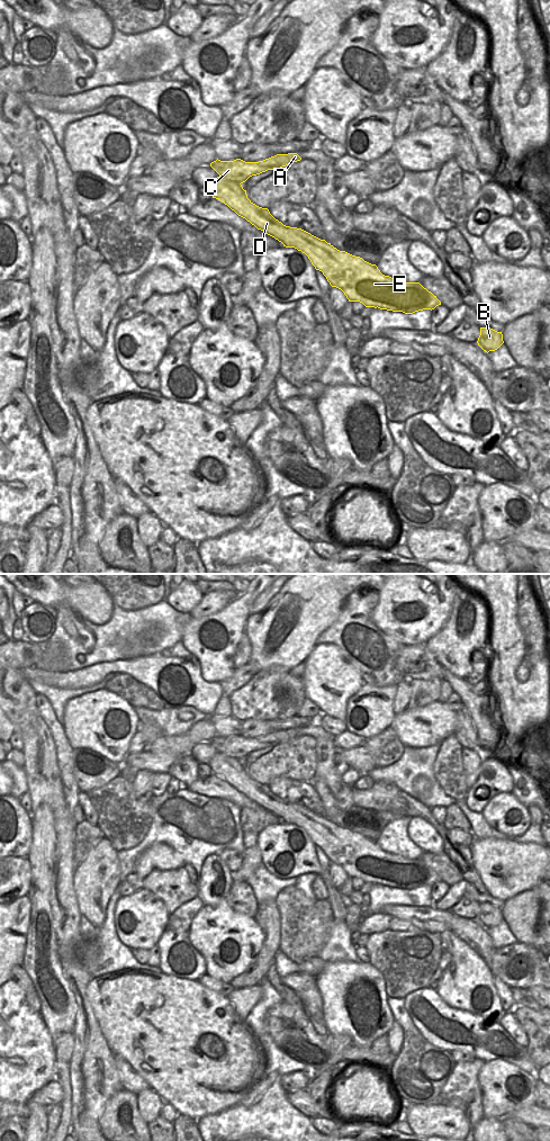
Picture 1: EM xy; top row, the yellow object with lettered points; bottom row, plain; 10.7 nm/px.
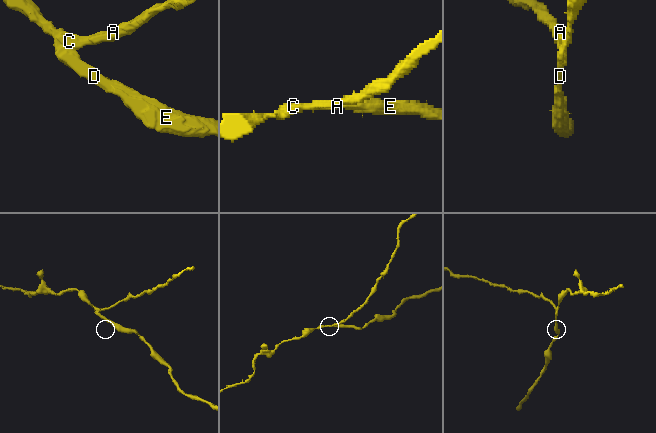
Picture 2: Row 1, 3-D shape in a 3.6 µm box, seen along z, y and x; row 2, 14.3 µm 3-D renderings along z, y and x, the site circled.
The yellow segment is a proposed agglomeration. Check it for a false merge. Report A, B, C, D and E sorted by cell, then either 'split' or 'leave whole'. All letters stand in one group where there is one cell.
groups A C / B D E; split

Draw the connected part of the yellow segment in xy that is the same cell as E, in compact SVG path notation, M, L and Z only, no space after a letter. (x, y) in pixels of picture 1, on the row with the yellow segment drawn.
M217 177L208 187L213 198L219 199L238 216L258 230L274 237L286 248L305 253L316 270L323 272L332 287L341 289L349 302L360 302L366 307L413 314L434 309L441 302L420 282L406 282L385 276L376 264L360 257L340 251L325 240L310 233L283 225L268 208L253 204L242 185Z

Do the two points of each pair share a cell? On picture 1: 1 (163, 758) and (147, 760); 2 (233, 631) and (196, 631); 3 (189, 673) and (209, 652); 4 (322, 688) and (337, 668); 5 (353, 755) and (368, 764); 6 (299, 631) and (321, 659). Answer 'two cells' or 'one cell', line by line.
1: one cell
2: one cell
3: two cells
4: one cell
5: one cell
6: two cells

